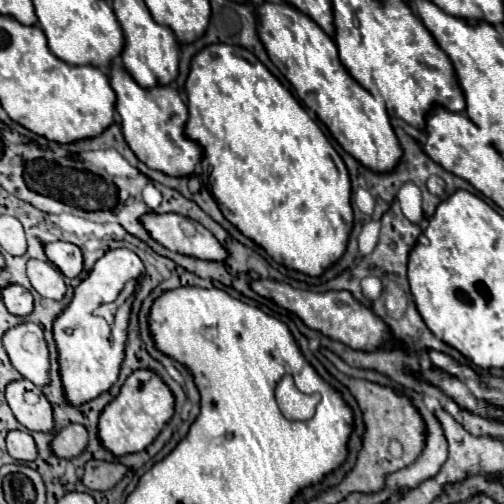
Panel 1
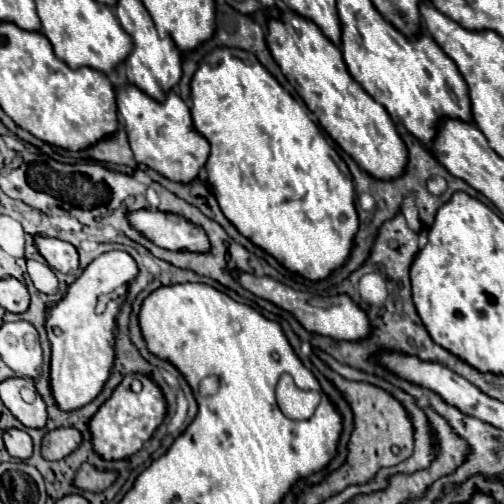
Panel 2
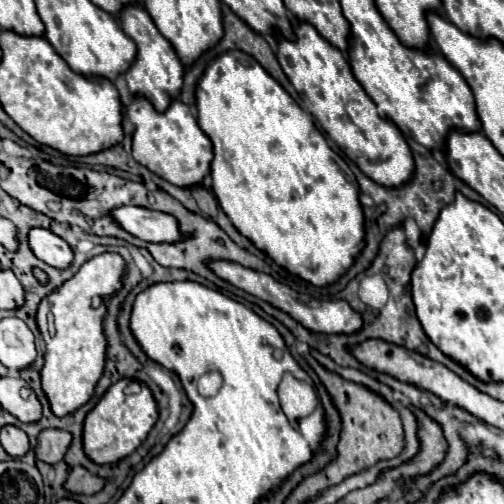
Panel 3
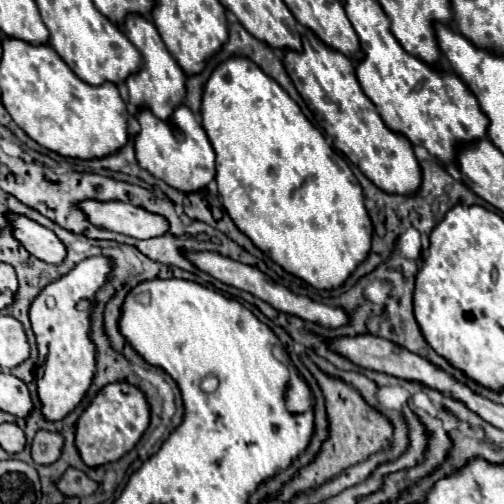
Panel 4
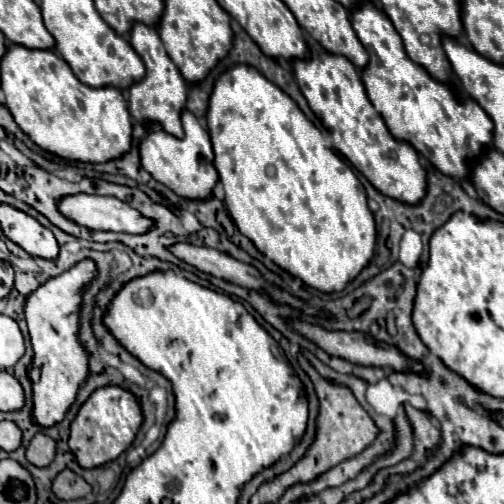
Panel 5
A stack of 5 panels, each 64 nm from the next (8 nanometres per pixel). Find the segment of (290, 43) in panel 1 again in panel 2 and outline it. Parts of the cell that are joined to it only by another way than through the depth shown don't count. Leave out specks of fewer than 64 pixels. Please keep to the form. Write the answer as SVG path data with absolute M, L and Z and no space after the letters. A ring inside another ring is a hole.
M284 12L280 20L270 20L266 40L276 64L328 136L370 176L378 180L396 180L408 164L406 144L384 106L370 98L350 76L340 48L334 46L314 22L294 12Z

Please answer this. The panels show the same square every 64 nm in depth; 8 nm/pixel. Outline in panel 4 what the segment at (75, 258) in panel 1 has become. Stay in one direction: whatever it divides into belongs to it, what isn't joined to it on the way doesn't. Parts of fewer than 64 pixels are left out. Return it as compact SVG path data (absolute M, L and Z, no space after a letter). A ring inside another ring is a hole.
M8 214L6 218L12 226L12 236L32 256L36 256L48 264L60 264L64 260L66 248L50 228L44 228L38 222L30 220L26 216L20 216L20 214Z

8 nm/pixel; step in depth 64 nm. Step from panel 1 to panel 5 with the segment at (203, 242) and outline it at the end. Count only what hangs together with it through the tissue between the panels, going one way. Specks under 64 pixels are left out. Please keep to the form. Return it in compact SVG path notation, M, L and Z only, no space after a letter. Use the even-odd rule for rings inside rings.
M96 194L64 196L58 200L56 208L68 220L86 226L90 230L142 234L152 226L152 220L144 218L126 202L116 200L112 196L96 196Z

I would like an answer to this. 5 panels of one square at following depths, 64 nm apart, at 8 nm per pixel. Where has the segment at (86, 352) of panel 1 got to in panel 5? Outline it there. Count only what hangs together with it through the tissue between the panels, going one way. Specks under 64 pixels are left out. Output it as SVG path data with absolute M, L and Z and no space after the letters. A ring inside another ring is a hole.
M82 260L80 264L76 264L68 272L46 280L44 284L40 284L40 288L36 288L36 292L30 292L26 296L24 318L26 318L26 324L28 324L30 342L32 342L32 350L34 350L32 364L28 368L28 376L32 380L32 420L36 424L40 424L42 428L50 428L50 426L62 422L70 404L76 400L76 392L78 392L80 384L88 376L88 358L86 358L86 352L82 348L82 344L78 342L78 306L80 306L82 286L90 284L94 280L94 276L96 276L94 262L92 260Z

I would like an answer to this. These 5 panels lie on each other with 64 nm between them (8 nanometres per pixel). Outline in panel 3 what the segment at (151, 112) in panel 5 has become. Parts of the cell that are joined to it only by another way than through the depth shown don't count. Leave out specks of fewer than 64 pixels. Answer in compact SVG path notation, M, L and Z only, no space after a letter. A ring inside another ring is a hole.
M138 4L126 6L120 12L120 24L122 24L122 30L136 42L136 48L138 48L136 60L130 66L130 70L126 72L126 82L128 82L130 94L136 96L136 92L140 92L140 96L148 96L148 100L152 100L152 106L158 112L164 112L164 108L168 108L168 104L180 96L184 66L178 60L170 42L158 32L152 18L148 16L148 12L142 6L138 6Z

